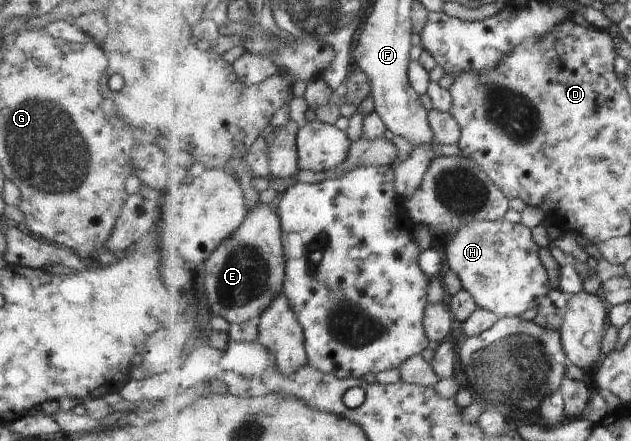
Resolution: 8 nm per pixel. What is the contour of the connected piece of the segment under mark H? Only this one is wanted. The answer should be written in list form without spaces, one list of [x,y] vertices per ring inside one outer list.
[[[476,220],[462,226],[458,232],[450,234],[446,244],[447,261],[459,276],[463,288],[468,290],[478,302],[478,306],[499,314],[501,318],[519,317],[528,310],[539,309],[553,289],[548,270],[540,258],[541,247],[532,237],[532,229],[522,223],[502,220]]]

